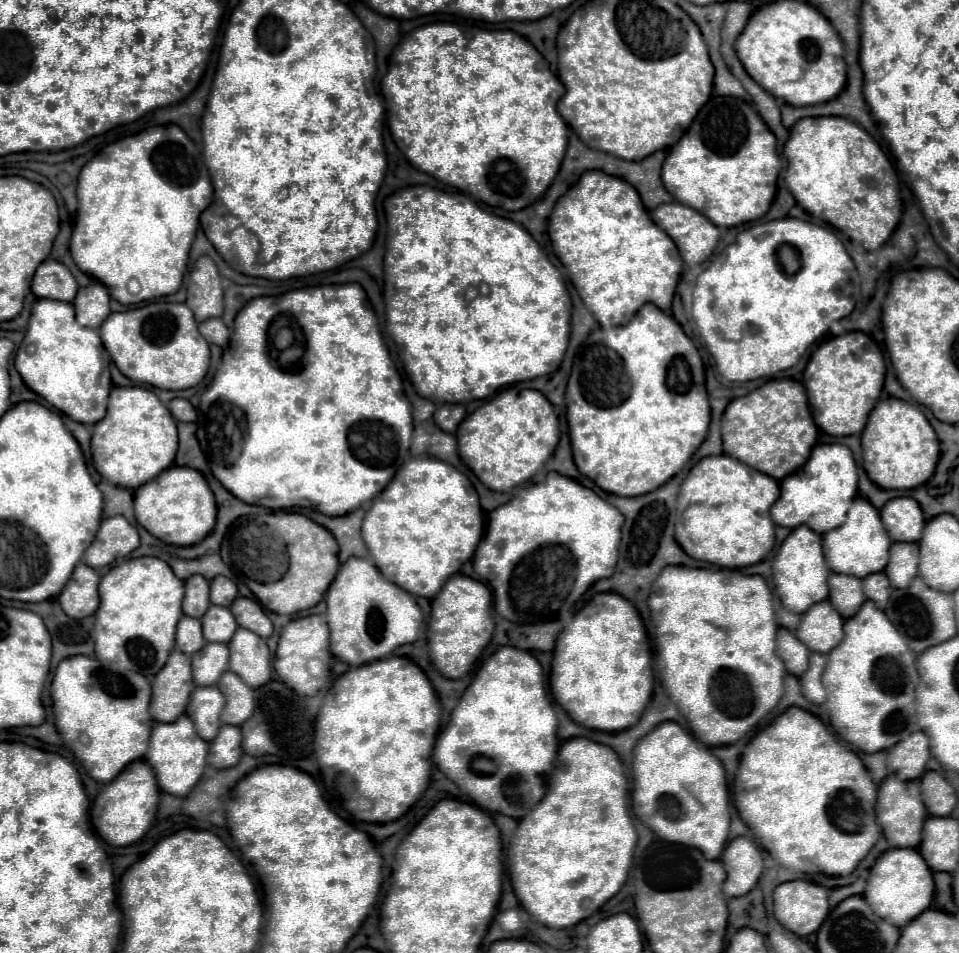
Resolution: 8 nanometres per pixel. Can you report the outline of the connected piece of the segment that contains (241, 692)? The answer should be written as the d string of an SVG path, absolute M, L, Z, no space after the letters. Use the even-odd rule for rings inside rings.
M224 672L216 686L220 688L220 692L226 698L226 706L222 710L224 724L240 726L244 720L248 720L252 716L254 690L248 684L244 684L240 678L236 678L236 674Z

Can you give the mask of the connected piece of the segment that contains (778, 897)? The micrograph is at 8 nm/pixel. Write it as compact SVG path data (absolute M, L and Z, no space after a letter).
M808 880L778 884L772 892L776 920L796 936L808 936L828 916L828 890Z

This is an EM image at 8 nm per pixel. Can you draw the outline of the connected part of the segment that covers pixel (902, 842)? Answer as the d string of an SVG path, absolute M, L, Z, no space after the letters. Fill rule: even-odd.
M888 776L882 780L878 788L878 802L876 802L876 822L880 824L888 844L892 848L916 848L922 838L922 824L926 820L926 810L920 796L918 782L904 782L896 776Z

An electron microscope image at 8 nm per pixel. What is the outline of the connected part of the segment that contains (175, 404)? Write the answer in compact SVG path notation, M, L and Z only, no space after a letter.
M174 398L174 400L170 400L168 410L170 410L172 416L174 416L176 420L180 420L180 422L196 422L196 410L194 410L194 406L192 406L188 400L184 400L184 398Z

